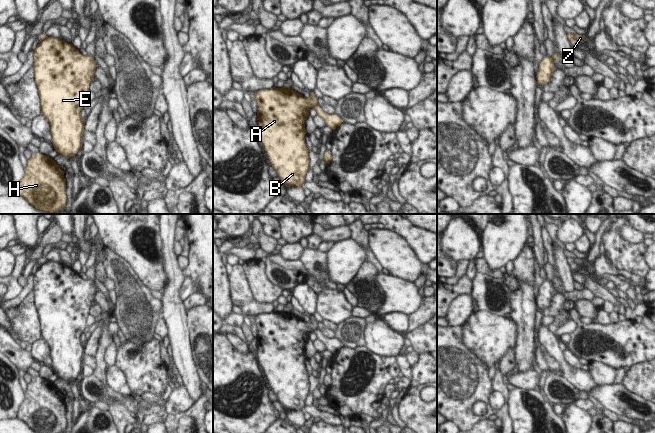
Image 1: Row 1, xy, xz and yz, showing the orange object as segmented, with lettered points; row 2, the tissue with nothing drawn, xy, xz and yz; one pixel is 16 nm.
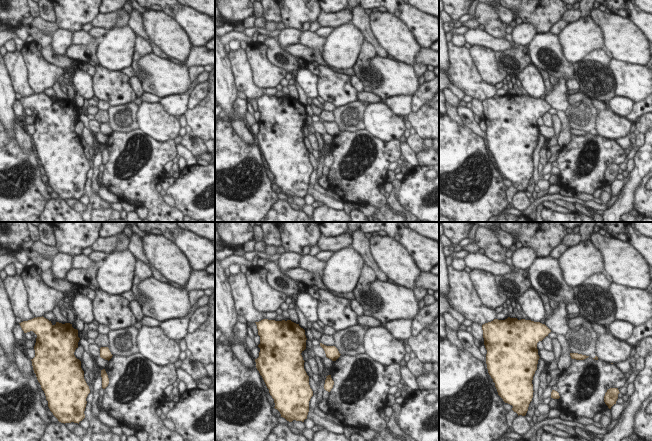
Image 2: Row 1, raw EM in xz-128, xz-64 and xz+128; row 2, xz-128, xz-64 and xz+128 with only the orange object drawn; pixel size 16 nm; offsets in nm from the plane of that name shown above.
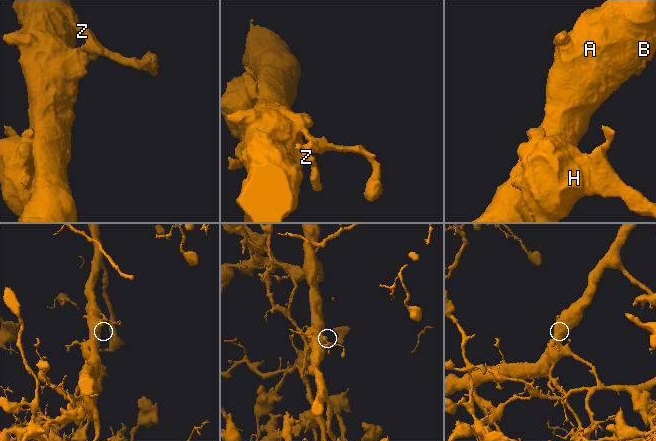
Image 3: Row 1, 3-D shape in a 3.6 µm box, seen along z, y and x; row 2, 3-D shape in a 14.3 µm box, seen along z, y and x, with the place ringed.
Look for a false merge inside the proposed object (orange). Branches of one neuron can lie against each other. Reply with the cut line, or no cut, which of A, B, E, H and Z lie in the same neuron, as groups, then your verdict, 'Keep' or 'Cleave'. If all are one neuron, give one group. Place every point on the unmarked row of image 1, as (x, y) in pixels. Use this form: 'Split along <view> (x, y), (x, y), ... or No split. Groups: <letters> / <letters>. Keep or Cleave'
Split along xz (317, 328), (313, 330). Groups: A B E H / Z. Cleave

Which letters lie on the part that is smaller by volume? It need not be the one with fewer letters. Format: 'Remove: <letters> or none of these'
Remove: Z

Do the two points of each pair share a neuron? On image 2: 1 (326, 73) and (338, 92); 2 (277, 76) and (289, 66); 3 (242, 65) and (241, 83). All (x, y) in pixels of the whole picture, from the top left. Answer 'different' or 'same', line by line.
1: same
2: different
3: same

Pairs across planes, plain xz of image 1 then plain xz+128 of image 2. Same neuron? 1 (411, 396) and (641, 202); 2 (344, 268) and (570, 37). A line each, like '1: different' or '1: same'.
1: same
2: same

